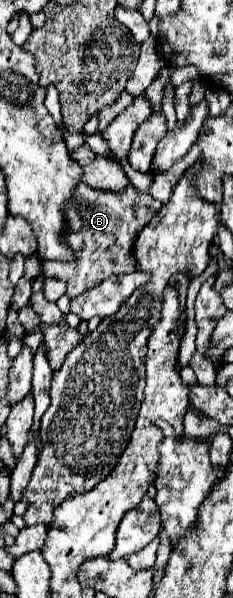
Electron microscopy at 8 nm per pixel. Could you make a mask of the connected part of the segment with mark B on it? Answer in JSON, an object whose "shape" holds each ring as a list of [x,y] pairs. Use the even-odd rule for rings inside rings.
{"shape":[[[78,184],[70,200],[66,202],[64,240],[72,248],[76,262],[42,262],[44,278],[58,278],[66,282],[66,294],[70,298],[90,290],[102,280],[134,270],[134,222],[136,222],[136,196],[144,196],[128,186],[124,192],[94,190],[86,184]],[[120,196],[126,196],[124,208],[120,208]]]}

